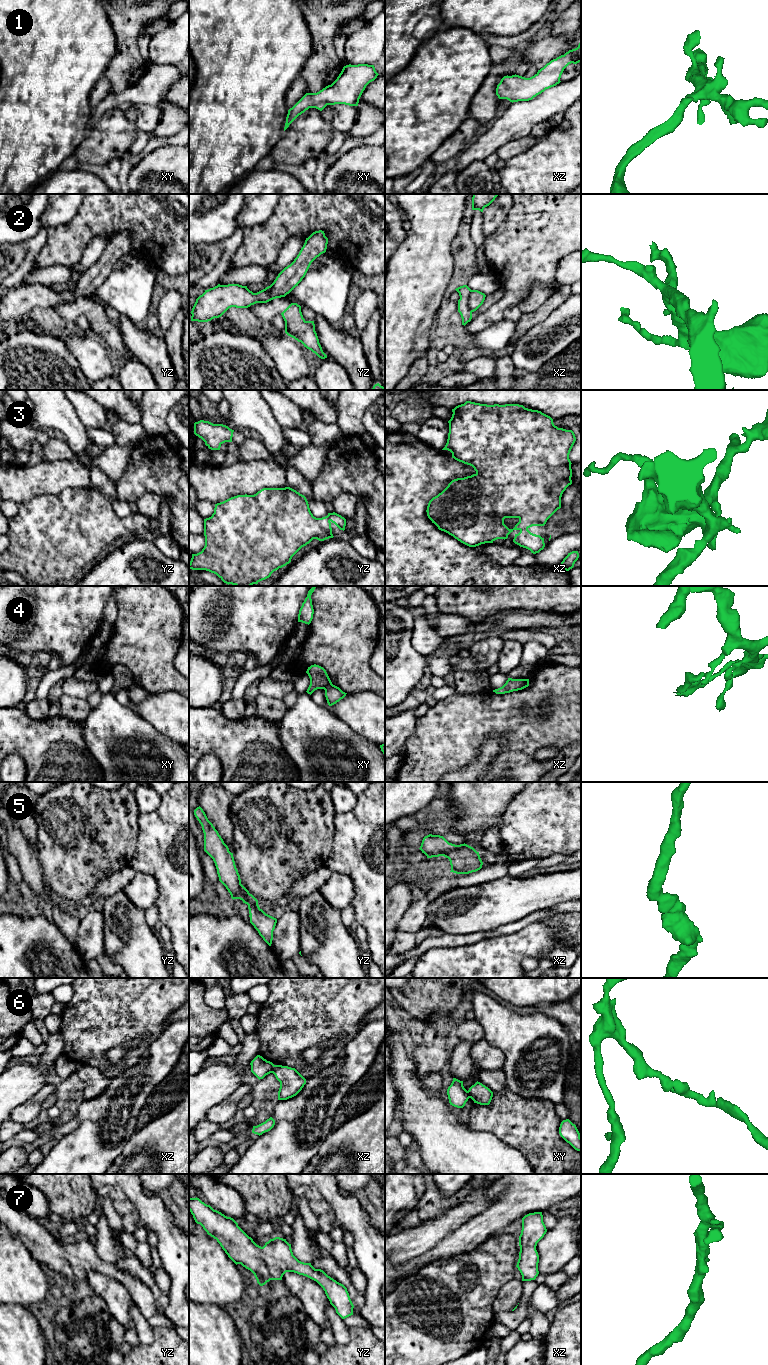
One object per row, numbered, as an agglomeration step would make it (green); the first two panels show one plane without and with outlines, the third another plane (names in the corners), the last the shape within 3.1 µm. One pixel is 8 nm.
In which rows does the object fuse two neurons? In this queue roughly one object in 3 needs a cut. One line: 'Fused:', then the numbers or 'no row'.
Fused: 2, 4, 6

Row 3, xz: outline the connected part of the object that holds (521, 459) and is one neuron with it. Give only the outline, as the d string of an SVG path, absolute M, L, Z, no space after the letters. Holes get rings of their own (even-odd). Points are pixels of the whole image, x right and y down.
M466 401L464 404L458 405L454 409L452 409L452 412L452 417L448 421L449 433L447 443L442 450L450 451L452 453L452 458L459 462L472 466L476 473L471 476L452 480L441 493L433 497L429 501L426 510L428 518L438 527L439 530L448 533L449 535L453 536L455 539L469 547L476 547L485 543L493 543L497 539L505 540L508 538L508 535L511 532L513 532L514 530L519 530L520 532L518 534L515 534L513 542L520 547L530 550L533 554L539 553L545 547L544 538L542 538L540 535L531 533L528 529L532 526L544 526L547 520L558 509L561 508L562 494L566 490L566 488L572 484L572 463L569 459L569 454L576 441L574 432L572 430L558 428L554 425L553 419L550 416L542 413L541 411L528 409L519 404L487 405ZM505 518L518 518L519 522L513 529L509 529L504 524Z

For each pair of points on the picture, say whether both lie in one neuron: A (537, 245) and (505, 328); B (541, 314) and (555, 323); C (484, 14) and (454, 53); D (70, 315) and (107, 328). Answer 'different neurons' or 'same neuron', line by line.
A: different neurons
B: different neurons
C: different neurons
D: same neuron

